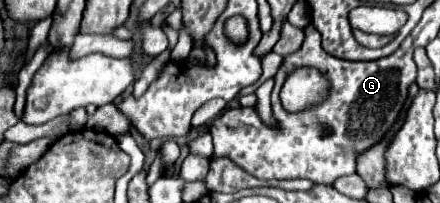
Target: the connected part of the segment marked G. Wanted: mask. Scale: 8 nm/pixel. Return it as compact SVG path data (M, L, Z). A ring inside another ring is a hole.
M308 25L304 31L304 45L296 53L284 57L278 73L274 75L276 85L272 89L272 113L276 123L266 125L254 107L226 109L226 113L216 117L208 127L210 135L214 137L214 159L226 157L258 179L310 179L314 183L330 185L334 183L334 179L354 173L356 169L344 169L344 163L348 163L348 159L354 159L356 153L378 143L394 125L406 101L408 85L416 81L412 45L416 35L420 33L420 25L390 57L382 57L380 61L354 63L328 55L320 45L320 33L312 25ZM298 67L318 69L330 83L330 91L320 105L290 113L282 107L278 93L288 73Z

